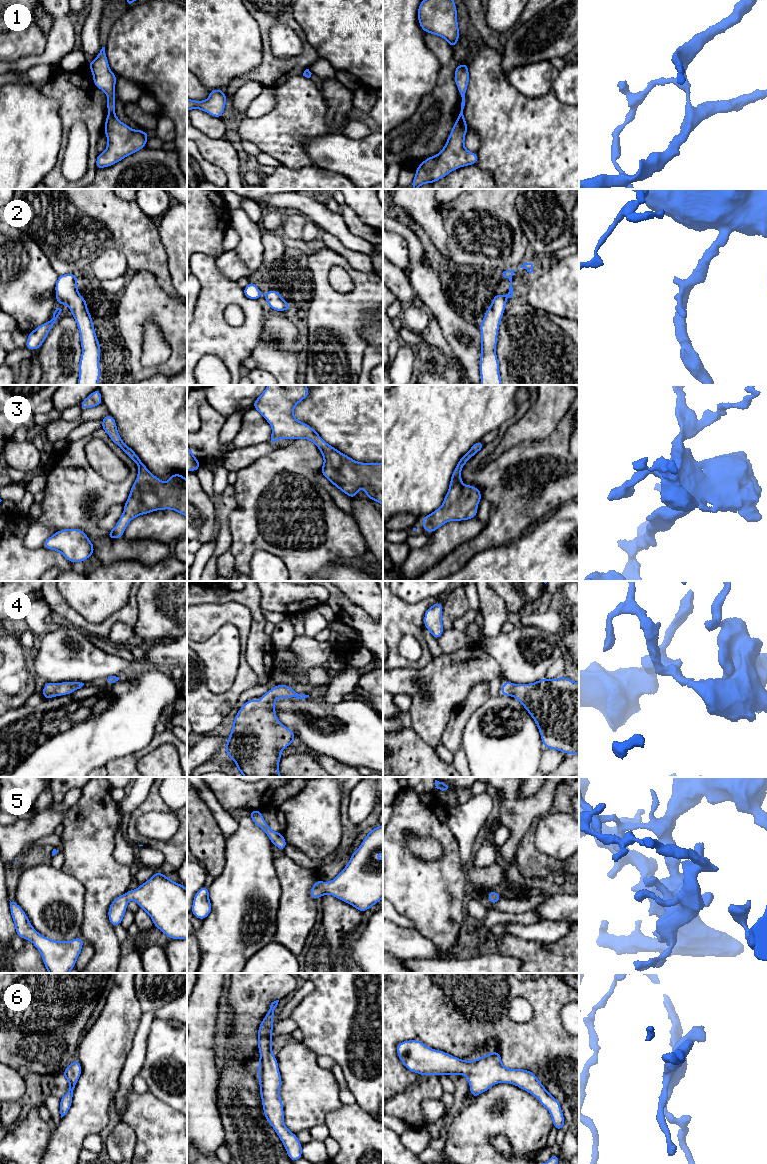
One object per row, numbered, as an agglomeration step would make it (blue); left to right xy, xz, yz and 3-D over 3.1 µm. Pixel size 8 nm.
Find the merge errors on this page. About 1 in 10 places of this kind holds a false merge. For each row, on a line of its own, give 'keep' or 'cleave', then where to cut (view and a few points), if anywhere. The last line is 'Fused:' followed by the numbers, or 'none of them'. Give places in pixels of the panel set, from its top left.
1: keep; cut none
2: keep; cut none
3: keep; cut none
4: keep; cut none
5: keep; cut none
6: keep; cut none
Fused: none of them

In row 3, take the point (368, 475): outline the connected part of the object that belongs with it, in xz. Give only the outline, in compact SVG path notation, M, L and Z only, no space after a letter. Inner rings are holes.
M268 385L265 388L263 393L254 401L253 408L266 419L272 428L272 435L268 441L275 444L279 439L303 438L313 442L319 448L324 458L321 474L325 478L351 499L363 487L364 493L369 499L383 506L383 463L357 462L326 443L307 423L298 421L294 417L294 408L308 396L309 388L306 385Z

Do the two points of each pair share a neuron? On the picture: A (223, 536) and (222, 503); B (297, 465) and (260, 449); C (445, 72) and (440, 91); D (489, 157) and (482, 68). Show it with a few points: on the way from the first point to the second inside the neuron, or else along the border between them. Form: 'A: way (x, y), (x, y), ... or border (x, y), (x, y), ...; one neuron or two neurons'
A: way (224, 528), (223, 511); one neuron
B: border (291, 444), (274, 449), (257, 458), (249, 465); two neurons
C: way (445, 77), (445, 86); one neuron
D: way (489, 135), (488, 90); one neuron

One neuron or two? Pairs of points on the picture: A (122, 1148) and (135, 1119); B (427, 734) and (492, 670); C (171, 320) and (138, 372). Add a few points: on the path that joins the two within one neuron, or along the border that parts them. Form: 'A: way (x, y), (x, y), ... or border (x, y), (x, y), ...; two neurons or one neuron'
A: border (121, 1120), (135, 1134), (136, 1145), (134, 1151); two neurons
B: way (432, 714), (472, 673); one neuron
C: way (176, 339), (176, 357), (165, 368), (157, 369); one neuron

